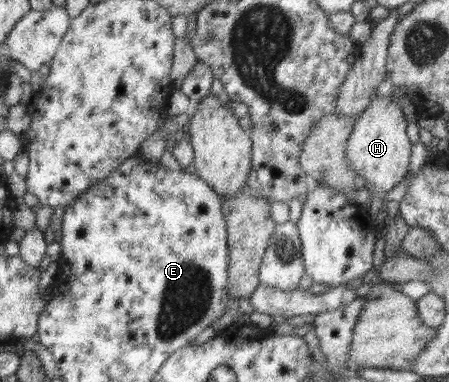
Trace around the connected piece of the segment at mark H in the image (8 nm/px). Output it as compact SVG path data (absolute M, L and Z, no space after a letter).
M390 95L376 97L355 120L353 131L347 144L347 159L355 174L360 174L366 182L358 186L371 193L385 194L404 180L409 172L411 155L410 139L406 135L406 117L401 106Z

